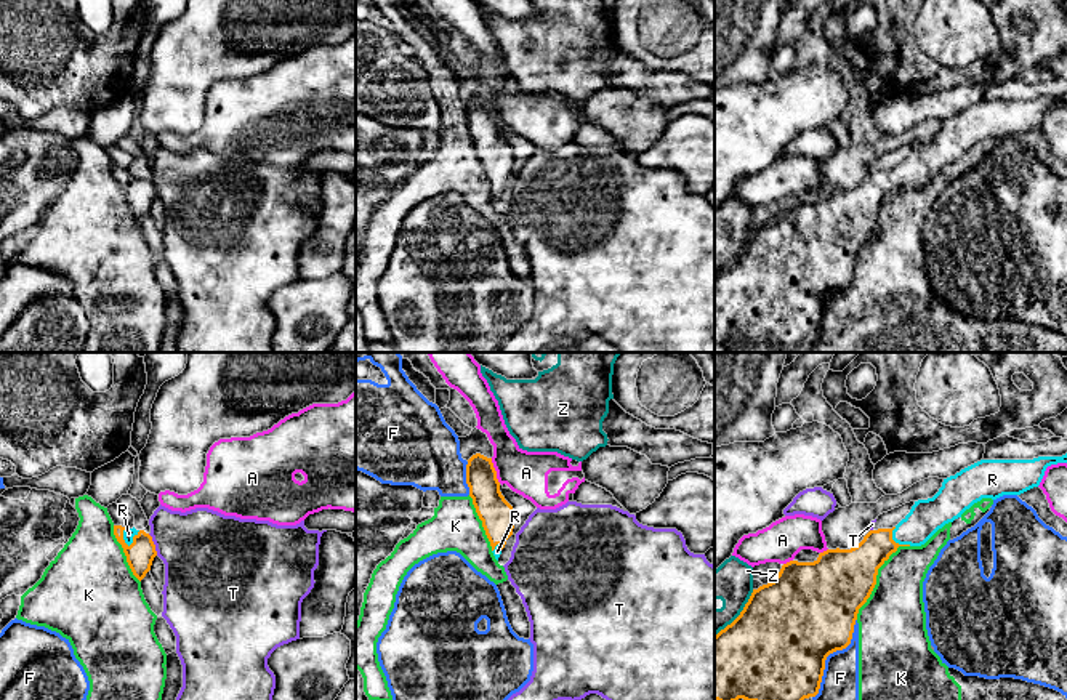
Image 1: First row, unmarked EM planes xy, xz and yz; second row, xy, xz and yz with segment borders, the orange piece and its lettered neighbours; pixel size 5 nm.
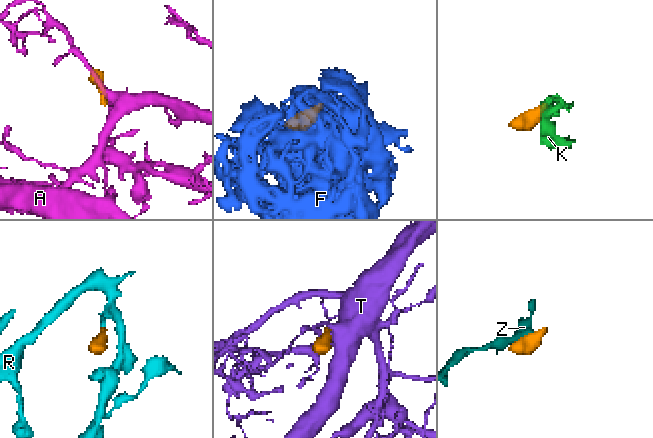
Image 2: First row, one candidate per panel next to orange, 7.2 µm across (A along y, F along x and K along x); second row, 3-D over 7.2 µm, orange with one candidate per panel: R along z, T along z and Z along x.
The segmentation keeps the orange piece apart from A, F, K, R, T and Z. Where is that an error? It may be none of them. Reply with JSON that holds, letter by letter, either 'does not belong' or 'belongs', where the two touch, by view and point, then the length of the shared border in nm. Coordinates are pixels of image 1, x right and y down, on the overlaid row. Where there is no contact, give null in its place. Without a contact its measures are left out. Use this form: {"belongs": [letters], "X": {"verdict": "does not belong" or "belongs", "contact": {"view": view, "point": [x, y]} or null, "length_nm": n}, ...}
{"belongs": ["R"], "A": {"verdict": "does not belong", "contact": {"view": "xz", "point": [495, 471]}, "length_nm": 140}, "F": {"verdict": "does not belong", "contact": {"view": "yz", "point": [830, 652]}, "length_nm": 460}, "K": {"verdict": "does not belong", "contact": {"view": "yz", "point": [875, 579]}, "length_nm": 460}, "R": {"verdict": "belongs", "contact": {"view": "xy", "point": [133, 540]}, "length_nm": 110}, "T": {"verdict": "does not belong", "contact": {"view": "xy", "point": [154, 545]}, "length_nm": 120}, "Z": {"verdict": "does not belong", "contact": {"view": "yz", "point": [740, 614]}, "length_nm": 300}}

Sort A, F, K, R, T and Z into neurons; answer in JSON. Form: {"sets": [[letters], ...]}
{"sets": [["A"], ["F", "K"], ["R"], ["T"], ["Z"]]}

